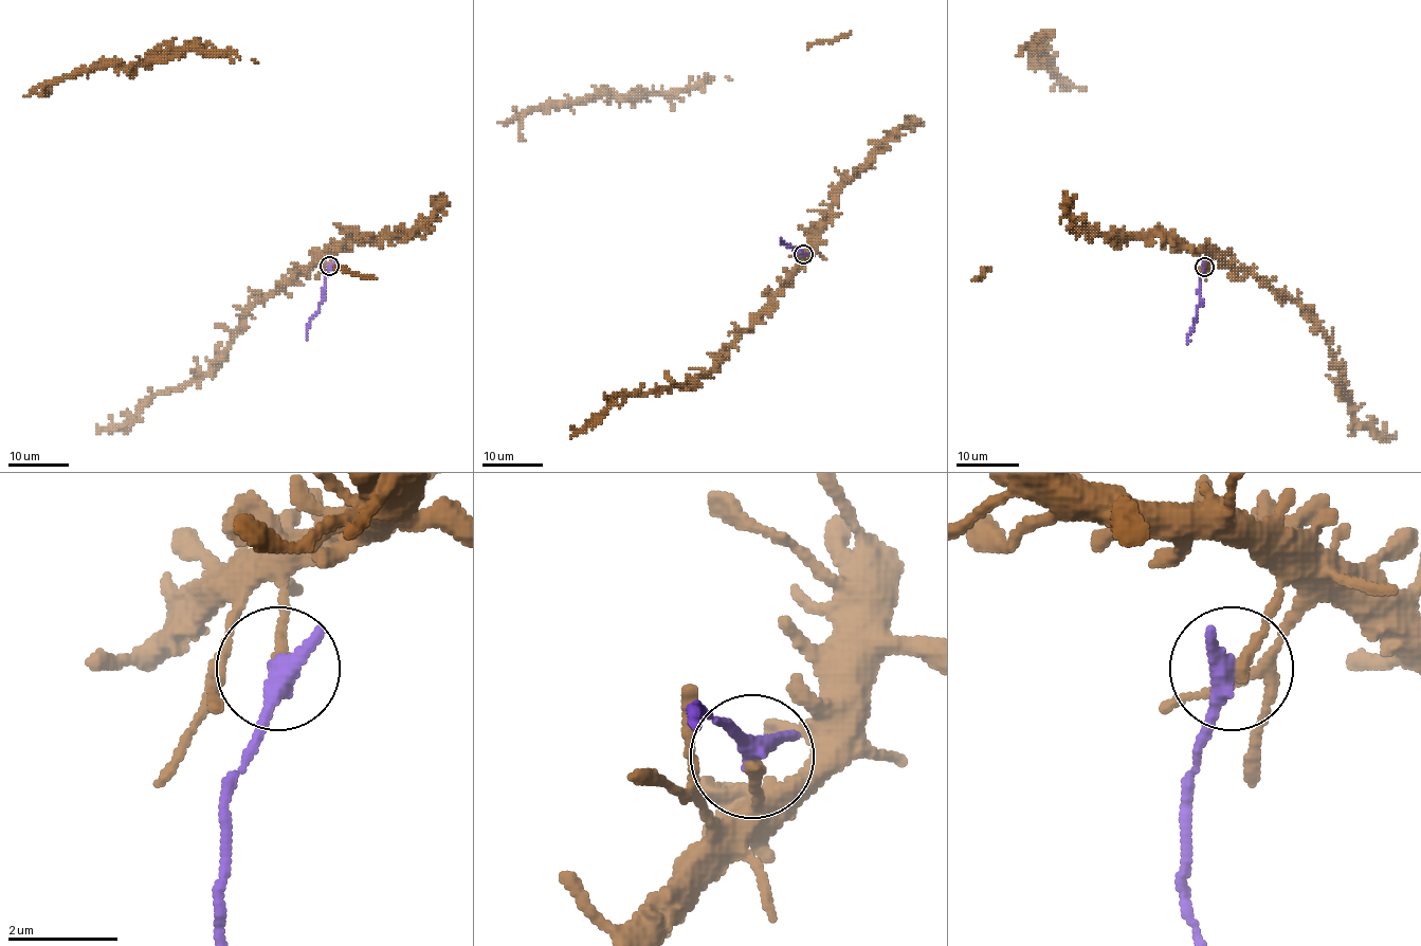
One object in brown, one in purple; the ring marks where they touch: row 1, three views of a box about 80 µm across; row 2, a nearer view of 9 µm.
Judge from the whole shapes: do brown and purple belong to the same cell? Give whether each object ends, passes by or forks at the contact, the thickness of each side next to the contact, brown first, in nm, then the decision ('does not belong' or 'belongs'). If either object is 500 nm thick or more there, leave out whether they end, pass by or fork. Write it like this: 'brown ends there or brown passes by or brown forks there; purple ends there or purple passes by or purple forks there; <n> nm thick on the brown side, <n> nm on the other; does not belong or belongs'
brown ends there; purple ends there; 240 nm thick on the brown side, 420 nm on the other; does not belong

